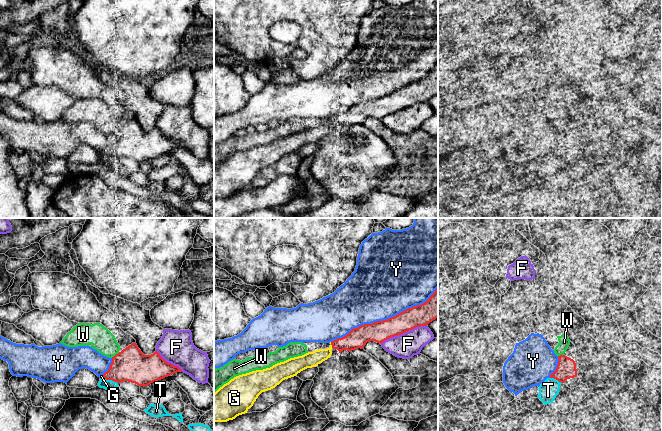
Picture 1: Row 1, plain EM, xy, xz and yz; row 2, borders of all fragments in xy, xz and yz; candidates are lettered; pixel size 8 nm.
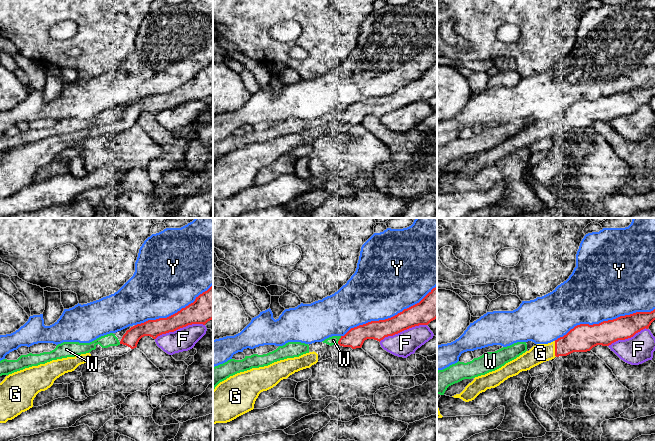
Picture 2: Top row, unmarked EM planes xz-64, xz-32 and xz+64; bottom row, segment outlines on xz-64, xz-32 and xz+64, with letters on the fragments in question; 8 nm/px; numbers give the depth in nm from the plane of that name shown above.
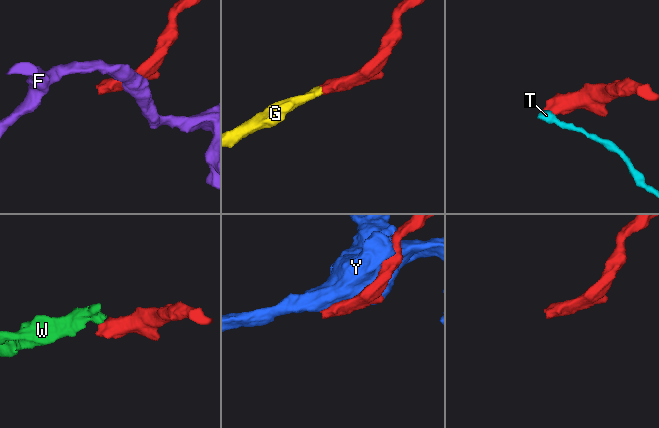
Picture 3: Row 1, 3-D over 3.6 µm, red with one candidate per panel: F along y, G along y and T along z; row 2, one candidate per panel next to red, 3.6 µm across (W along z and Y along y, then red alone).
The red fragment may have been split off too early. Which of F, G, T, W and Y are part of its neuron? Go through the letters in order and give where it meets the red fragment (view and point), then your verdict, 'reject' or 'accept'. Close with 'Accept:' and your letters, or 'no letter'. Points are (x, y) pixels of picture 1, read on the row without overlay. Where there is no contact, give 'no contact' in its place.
F: meets red in xz at (403, 108); reject
G: meets red in xz at (331, 120); accept
T: meets red in xy at (110, 155); reject
W: meets red in xy at (116, 130); reject
Y: meets red in xz at (385, 96); reject
Accept: G

